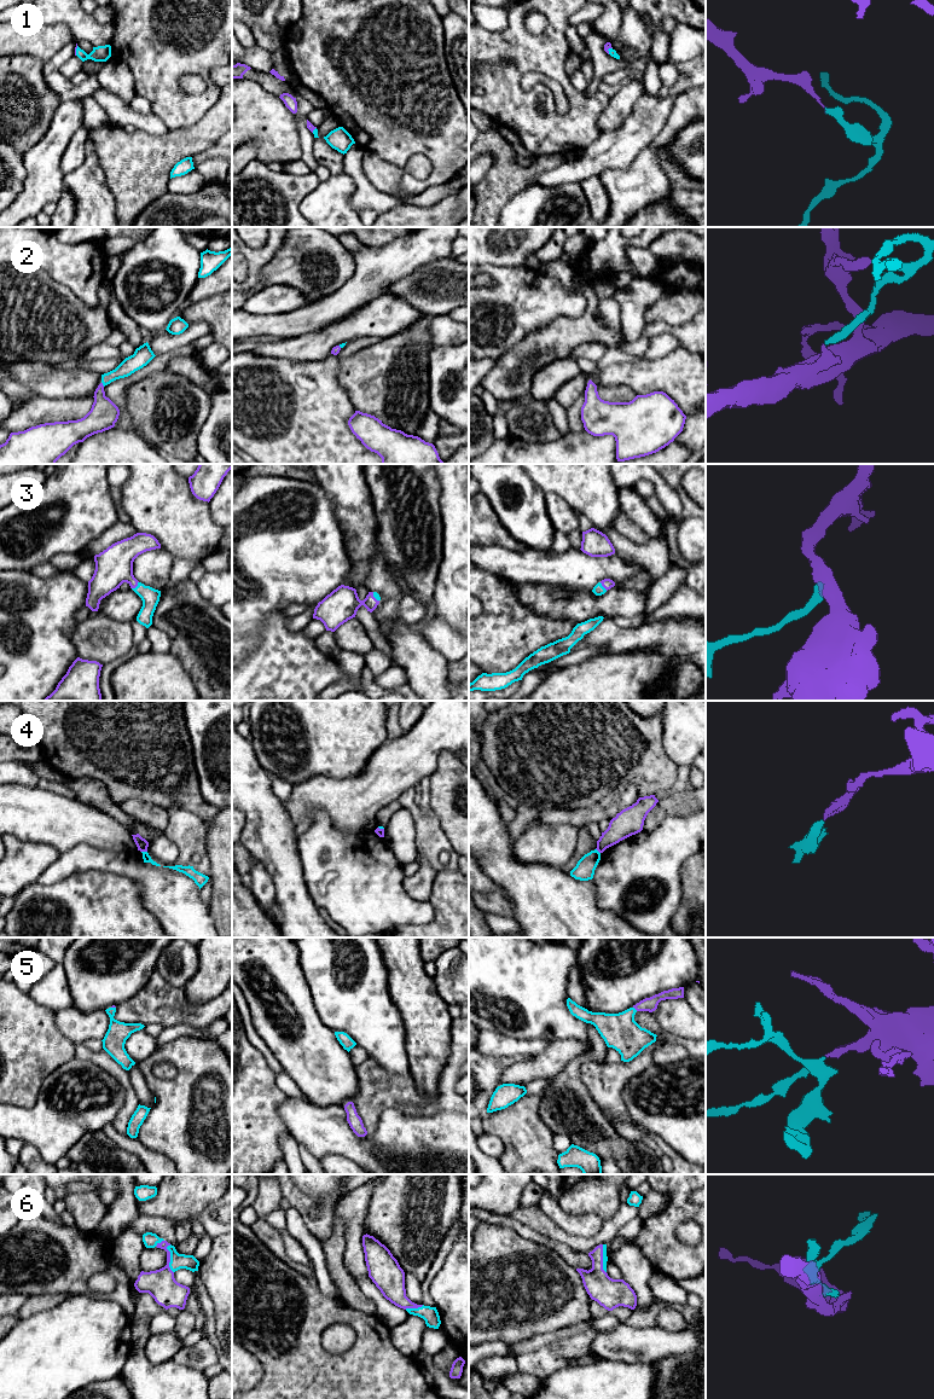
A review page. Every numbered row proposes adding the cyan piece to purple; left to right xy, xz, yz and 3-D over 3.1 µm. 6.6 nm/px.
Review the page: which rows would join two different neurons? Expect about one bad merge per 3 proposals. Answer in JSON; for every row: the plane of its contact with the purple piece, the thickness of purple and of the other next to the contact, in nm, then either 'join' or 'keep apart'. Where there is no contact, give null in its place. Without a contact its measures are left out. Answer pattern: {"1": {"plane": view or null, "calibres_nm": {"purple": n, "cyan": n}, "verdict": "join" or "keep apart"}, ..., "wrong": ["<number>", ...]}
{"1": {"plane": "xy", "calibres_nm": {"purple": 20, "cyan": 110}, "verdict": "join"}, "2": {"plane": "xy", "calibres_nm": {"purple": 190, "cyan": 110}, "verdict": "join"}, "3": {"plane": "xy", "calibres_nm": {"purple": 240, "cyan": 120}, "verdict": "join"}, "4": {"plane": "xy", "calibres_nm": {"purple": 80, "cyan": 50}, "verdict": "keep apart"}, "5": {"plane": "yz", "calibres_nm": {"purple": 100, "cyan": 240}, "verdict": "join"}, "6": {"plane": "xy", "calibres_nm": {"purple": 200, "cyan": 100}, "verdict": "join"}, "wrong": ["4"]}

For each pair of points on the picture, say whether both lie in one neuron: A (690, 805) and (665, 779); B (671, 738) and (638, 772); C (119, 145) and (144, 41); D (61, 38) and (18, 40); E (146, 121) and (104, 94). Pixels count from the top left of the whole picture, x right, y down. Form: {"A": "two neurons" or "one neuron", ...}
{"A": "two neurons", "B": "two neurons", "C": "two neurons", "D": "one neuron", "E": "one neuron"}

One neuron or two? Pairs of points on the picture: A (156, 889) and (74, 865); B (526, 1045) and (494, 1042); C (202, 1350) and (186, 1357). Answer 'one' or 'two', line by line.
A: one
B: one
C: one

